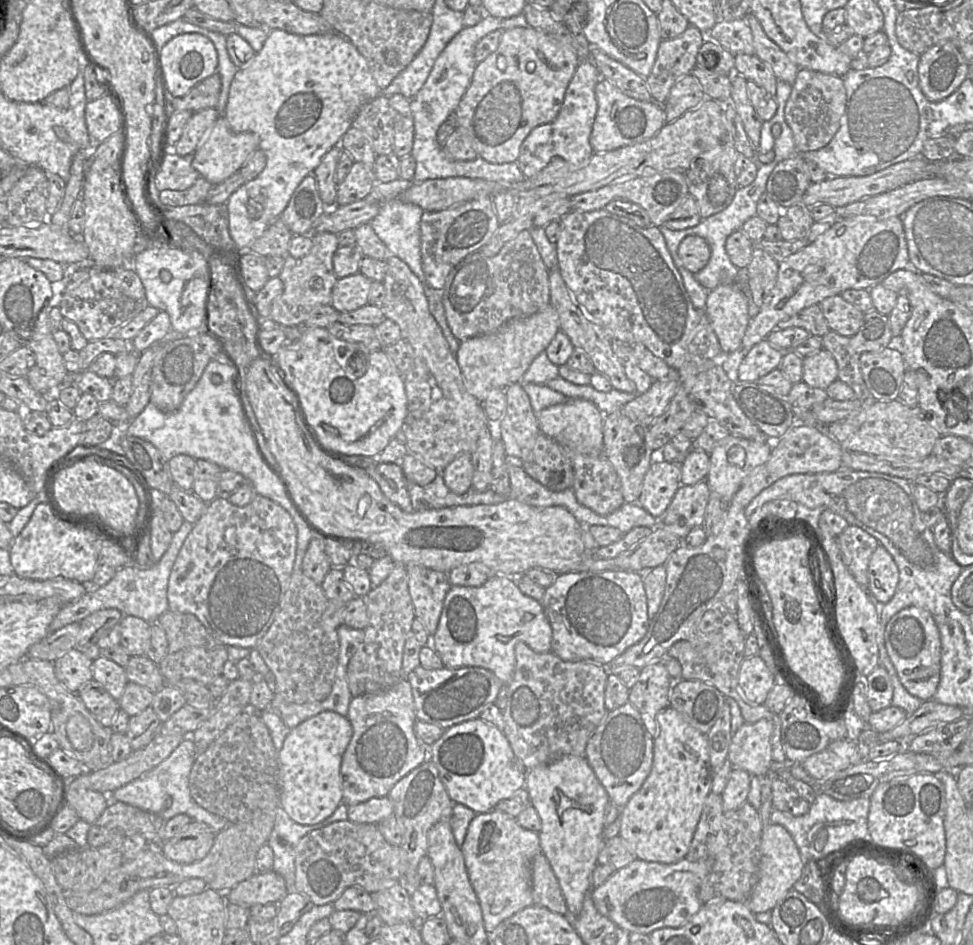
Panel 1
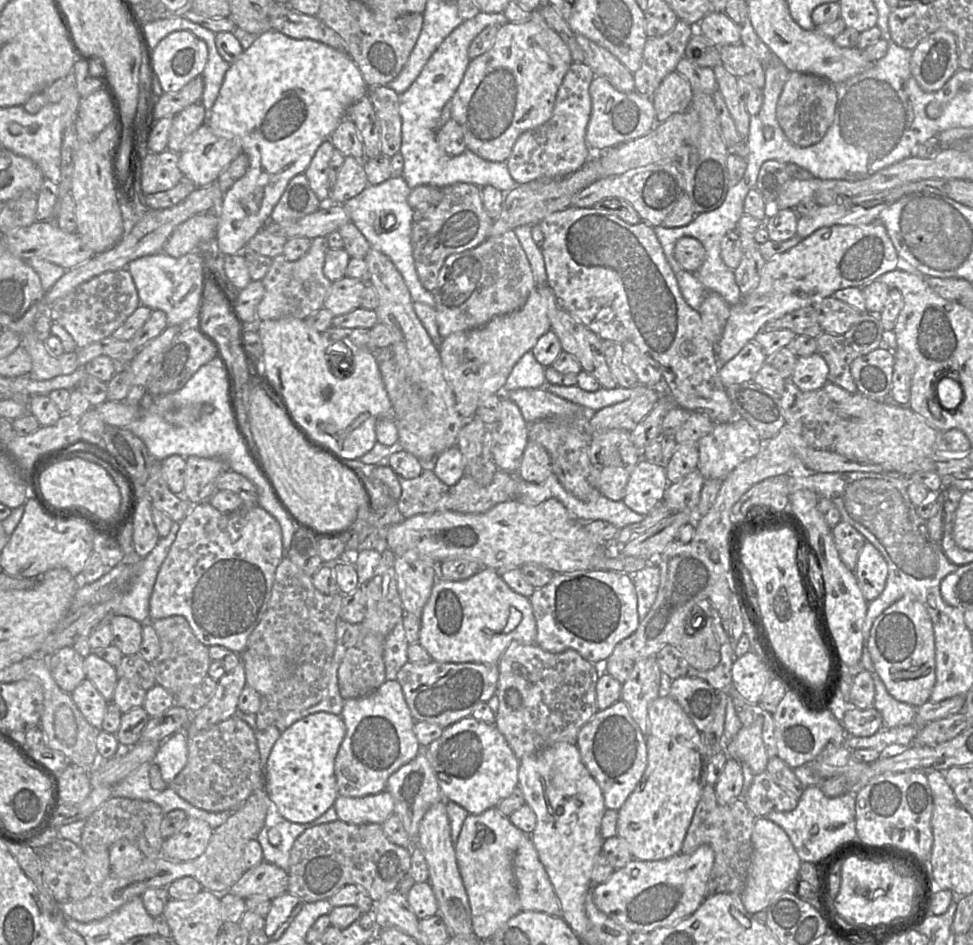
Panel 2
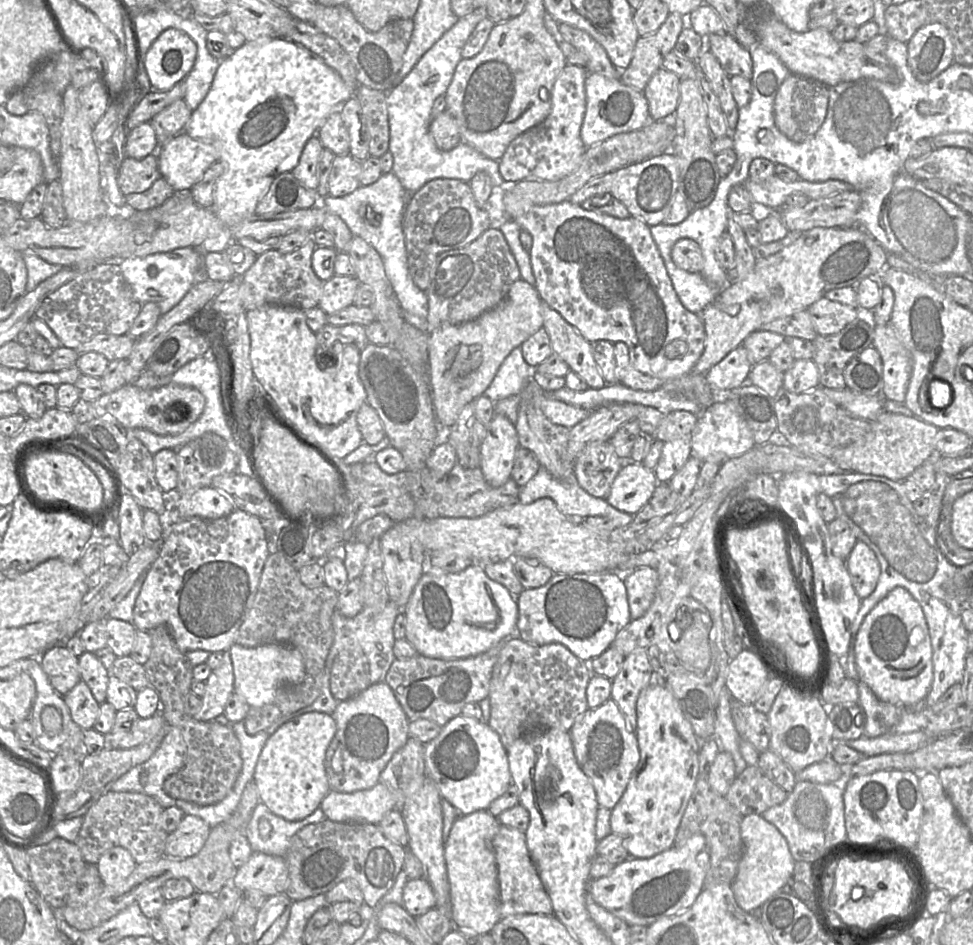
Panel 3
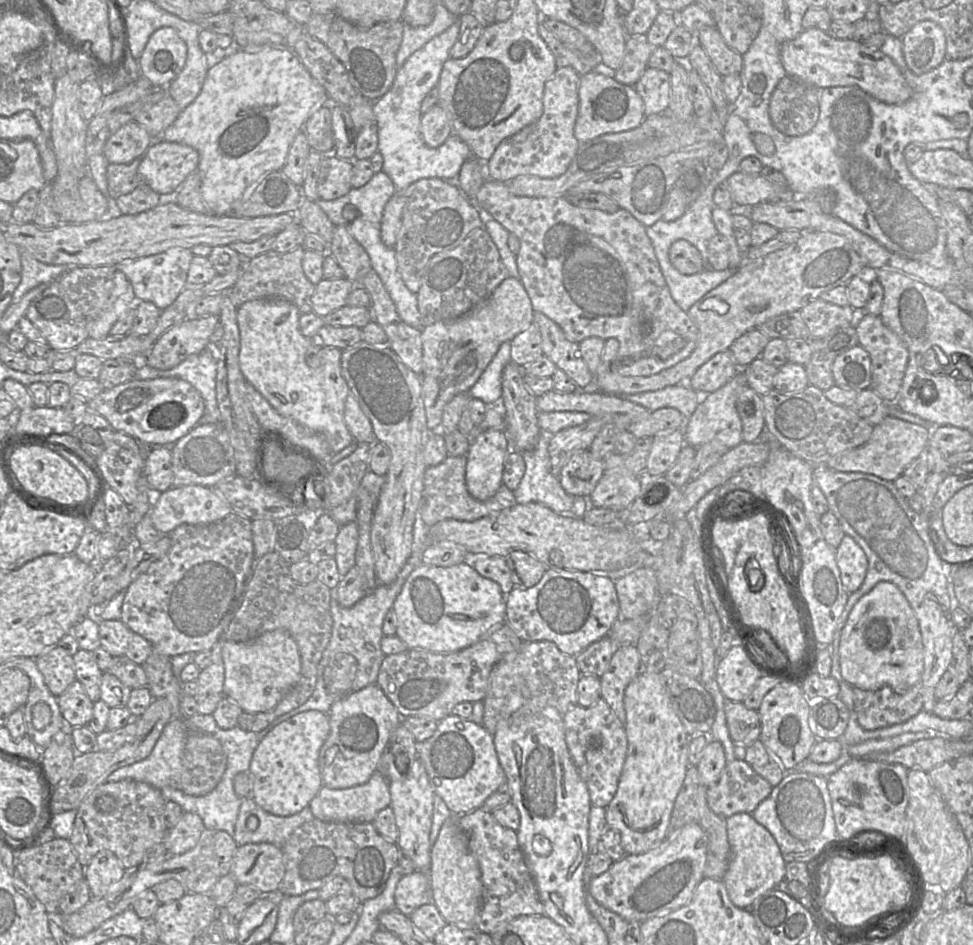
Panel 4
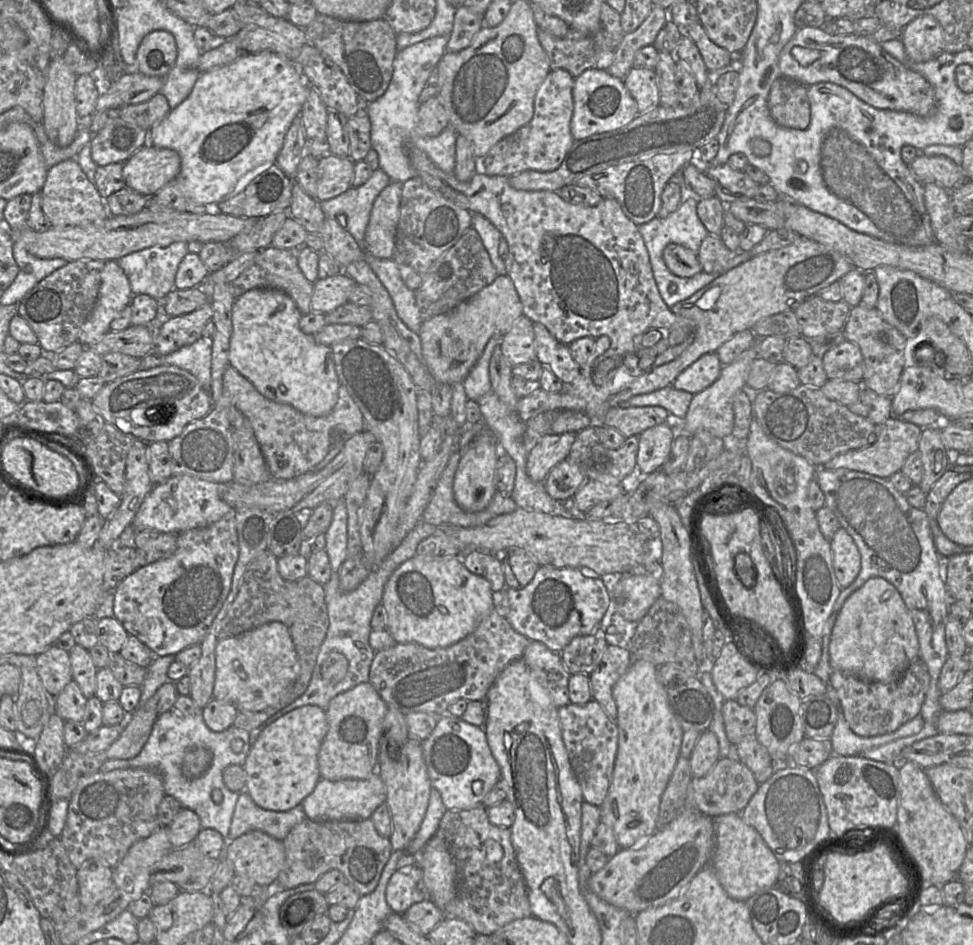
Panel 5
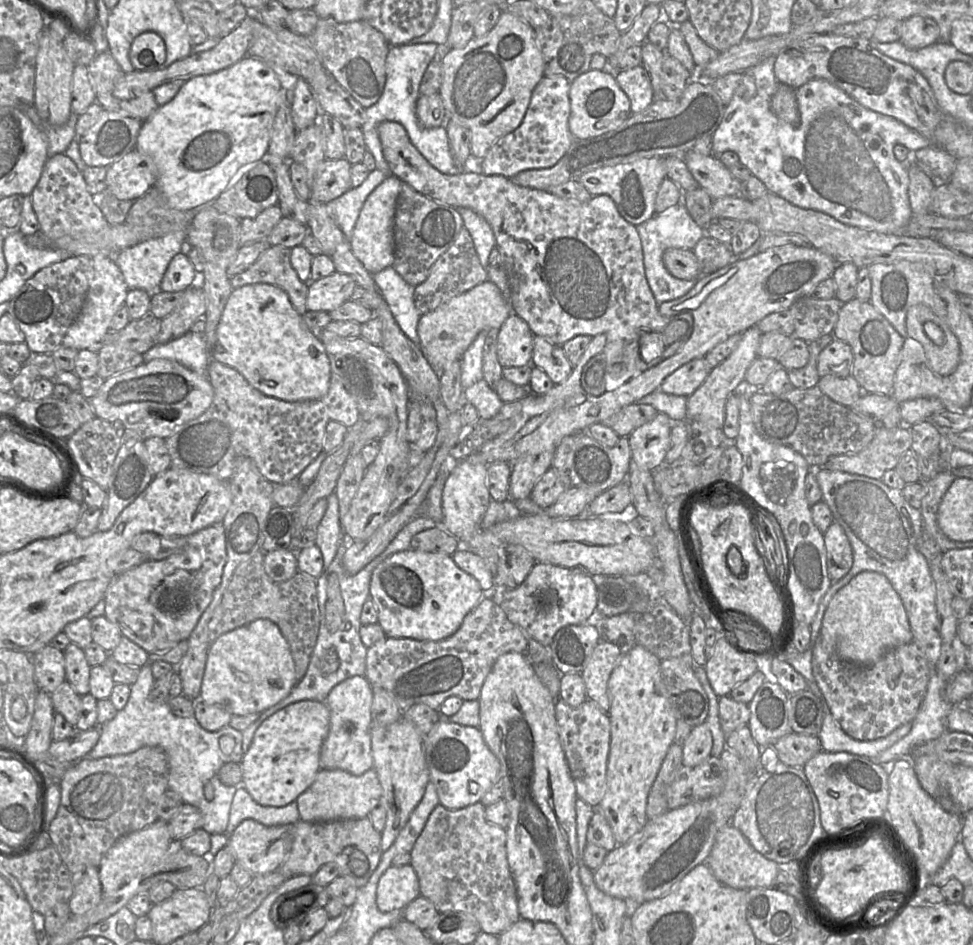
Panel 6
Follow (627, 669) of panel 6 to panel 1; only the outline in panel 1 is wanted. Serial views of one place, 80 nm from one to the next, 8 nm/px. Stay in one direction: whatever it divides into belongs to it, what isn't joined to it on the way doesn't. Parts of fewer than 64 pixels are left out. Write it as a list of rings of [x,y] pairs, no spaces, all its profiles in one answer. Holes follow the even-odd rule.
[[[668,706],[657,714],[659,735],[654,739],[651,772],[641,788],[621,808],[619,836],[623,838],[636,859],[676,863],[685,859],[696,831],[704,802],[710,792],[715,772],[712,769],[706,734],[689,724],[673,707]]]

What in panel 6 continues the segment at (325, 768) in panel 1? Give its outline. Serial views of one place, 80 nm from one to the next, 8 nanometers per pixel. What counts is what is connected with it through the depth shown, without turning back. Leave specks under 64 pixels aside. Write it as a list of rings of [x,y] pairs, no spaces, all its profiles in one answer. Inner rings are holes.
[[[302,700],[277,711],[255,731],[241,761],[242,785],[262,806],[283,807],[295,802],[315,780],[320,750],[328,734],[330,712],[325,702]]]

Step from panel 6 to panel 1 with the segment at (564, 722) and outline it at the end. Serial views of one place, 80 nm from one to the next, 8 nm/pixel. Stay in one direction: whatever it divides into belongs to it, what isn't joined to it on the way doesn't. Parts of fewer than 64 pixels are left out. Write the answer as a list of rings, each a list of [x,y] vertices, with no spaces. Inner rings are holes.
[[[630,702],[608,711],[589,738],[584,757],[605,788],[609,801],[623,808],[641,788],[651,772],[654,738],[647,730],[639,711]]]

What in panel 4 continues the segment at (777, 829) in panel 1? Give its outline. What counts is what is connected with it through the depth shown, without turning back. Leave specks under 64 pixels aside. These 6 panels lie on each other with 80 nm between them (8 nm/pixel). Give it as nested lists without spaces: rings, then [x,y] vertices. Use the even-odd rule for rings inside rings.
[[[737,813],[726,818],[726,828],[730,860],[722,882],[736,907],[750,908],[760,896],[773,890],[784,879],[786,862],[775,838],[751,814]]]

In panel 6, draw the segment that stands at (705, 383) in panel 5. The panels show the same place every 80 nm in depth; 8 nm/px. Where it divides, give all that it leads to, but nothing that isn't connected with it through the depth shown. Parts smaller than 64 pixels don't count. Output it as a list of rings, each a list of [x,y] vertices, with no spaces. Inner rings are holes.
[[[704,357],[693,359],[667,376],[659,390],[688,397],[701,386],[711,369]]]

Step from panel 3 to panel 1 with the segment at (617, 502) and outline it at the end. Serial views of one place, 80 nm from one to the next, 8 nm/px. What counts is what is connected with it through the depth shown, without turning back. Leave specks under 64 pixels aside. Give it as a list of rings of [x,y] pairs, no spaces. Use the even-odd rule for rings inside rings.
[[[653,462],[643,479],[637,503],[654,517],[660,518],[681,485],[681,464]]]

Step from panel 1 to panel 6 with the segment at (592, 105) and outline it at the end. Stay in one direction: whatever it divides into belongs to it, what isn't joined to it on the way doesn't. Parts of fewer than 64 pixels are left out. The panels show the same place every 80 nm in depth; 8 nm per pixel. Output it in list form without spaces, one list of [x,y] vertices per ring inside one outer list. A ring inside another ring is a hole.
[[[562,75],[544,76],[532,91],[521,124],[498,139],[474,168],[484,175],[512,178],[524,170],[554,166],[570,147],[574,138],[568,128],[570,115],[570,81]]]

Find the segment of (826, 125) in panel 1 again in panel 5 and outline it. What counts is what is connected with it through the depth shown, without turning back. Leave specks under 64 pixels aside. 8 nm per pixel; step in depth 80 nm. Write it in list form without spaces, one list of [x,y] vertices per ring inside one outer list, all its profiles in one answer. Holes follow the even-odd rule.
[[[785,77],[774,81],[768,96],[768,108],[779,126],[798,130],[809,126],[811,115],[808,87]]]

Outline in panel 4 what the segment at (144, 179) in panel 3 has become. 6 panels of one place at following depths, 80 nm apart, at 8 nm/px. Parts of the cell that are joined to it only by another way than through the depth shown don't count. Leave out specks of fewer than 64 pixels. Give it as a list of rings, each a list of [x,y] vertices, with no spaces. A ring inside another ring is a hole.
[[[139,159],[130,163],[109,164],[107,167],[107,185],[109,196],[116,199],[132,192],[143,183],[138,174]]]

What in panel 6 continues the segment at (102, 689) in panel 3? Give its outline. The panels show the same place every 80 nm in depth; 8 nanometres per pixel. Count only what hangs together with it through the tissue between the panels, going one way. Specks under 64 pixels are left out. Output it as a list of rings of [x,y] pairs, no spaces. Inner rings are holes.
[[[70,643],[63,651],[65,659],[66,682],[80,696],[90,694],[90,670],[84,650],[76,644]]]

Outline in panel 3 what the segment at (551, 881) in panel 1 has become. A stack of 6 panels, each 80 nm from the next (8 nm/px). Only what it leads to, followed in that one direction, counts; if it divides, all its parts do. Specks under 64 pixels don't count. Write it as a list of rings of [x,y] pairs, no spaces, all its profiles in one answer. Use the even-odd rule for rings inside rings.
[[[500,825],[492,840],[492,848],[497,864],[501,919],[517,914],[552,915],[552,903],[531,859],[525,833]]]

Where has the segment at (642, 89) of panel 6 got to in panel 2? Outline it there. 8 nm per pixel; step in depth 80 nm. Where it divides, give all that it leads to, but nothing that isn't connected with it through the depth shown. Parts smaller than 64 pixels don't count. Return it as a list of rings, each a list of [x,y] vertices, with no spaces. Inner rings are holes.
[[[676,71],[668,74],[651,97],[657,123],[687,110],[693,98],[690,82]]]

